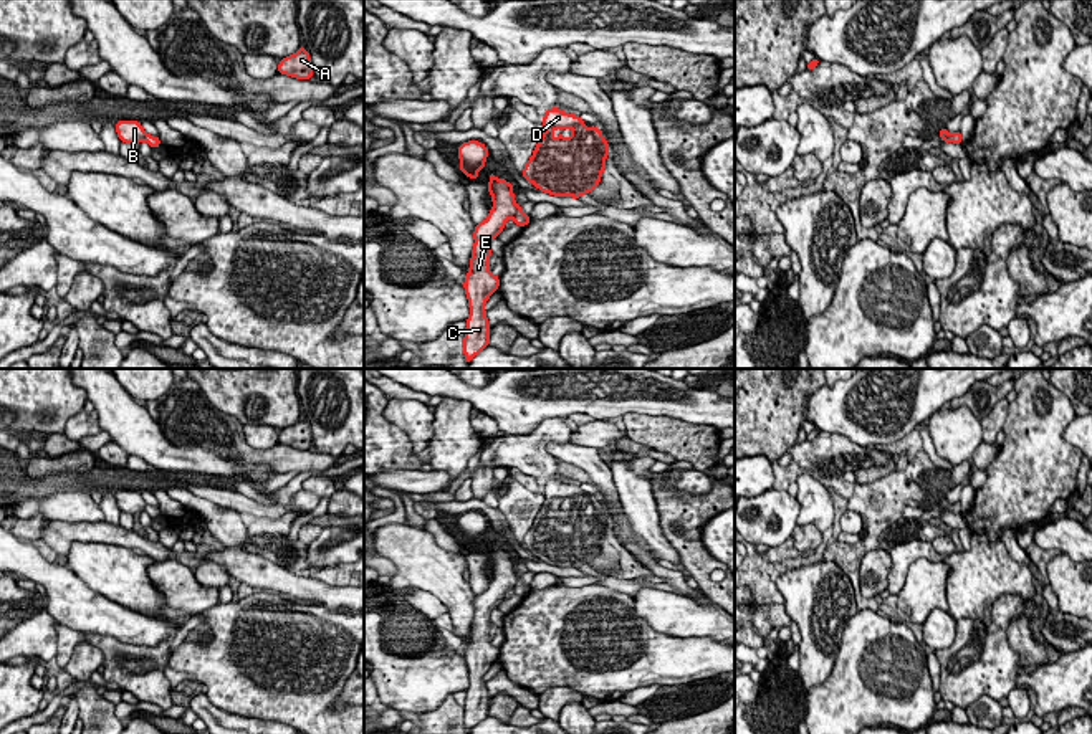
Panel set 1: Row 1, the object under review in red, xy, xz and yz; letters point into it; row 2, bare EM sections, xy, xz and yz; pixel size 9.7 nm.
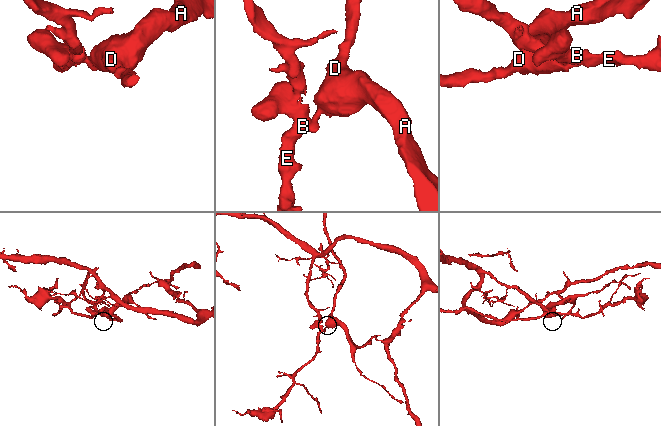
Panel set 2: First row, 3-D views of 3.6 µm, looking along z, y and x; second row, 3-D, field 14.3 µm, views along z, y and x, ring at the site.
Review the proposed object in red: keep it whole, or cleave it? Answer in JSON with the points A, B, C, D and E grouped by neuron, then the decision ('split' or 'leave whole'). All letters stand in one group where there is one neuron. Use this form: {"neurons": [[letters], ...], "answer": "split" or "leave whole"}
{"neurons": [["A", "D"], ["B", "C", "E"]], "answer": "split"}

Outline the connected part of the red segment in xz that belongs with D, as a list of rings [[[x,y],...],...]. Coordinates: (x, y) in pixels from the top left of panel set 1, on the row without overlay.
[[[548,479],[544,503],[523,539],[523,547],[541,562],[581,569],[592,562],[606,539],[609,514],[597,498],[586,498],[579,486]]]

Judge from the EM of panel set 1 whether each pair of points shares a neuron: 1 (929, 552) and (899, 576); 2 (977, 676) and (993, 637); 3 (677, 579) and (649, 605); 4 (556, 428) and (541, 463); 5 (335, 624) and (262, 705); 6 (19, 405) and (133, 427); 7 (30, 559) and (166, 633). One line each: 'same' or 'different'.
1: same
2: same
3: different
4: same
5: same
6: different
7: same

